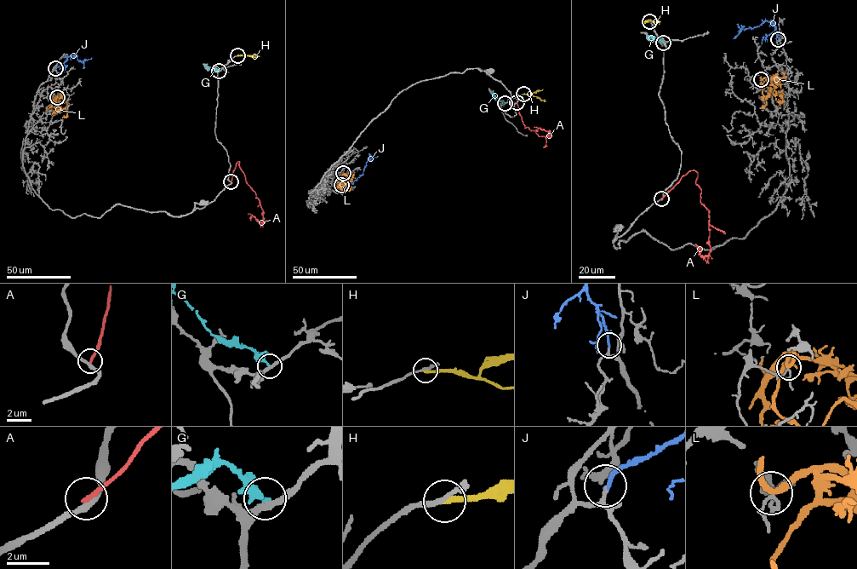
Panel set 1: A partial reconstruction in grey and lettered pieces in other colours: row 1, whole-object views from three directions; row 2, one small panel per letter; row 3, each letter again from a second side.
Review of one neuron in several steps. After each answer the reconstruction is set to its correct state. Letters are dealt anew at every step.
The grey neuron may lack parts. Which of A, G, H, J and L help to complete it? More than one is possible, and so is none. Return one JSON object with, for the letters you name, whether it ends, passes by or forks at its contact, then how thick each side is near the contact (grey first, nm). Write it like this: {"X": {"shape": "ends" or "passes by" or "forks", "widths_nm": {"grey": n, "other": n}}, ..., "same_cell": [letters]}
{"J": {"shape": "ends", "widths_nm": {"grey": 120, "other": 190}}, "same_cell": ["J"]}

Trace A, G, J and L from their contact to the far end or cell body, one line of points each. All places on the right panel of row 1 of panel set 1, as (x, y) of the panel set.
A: (661, 198), (688, 172), (696, 171), (699, 202), (709, 210), (711, 250), (701, 256), (697, 247), (699, 253)
G: (663, 43), (647, 35)
J: (778, 39), (771, 21), (765, 20), (758, 26), (740, 30), (737, 24)
L: (761, 79), (765, 79), (762, 94), (766, 96), (766, 103), (760, 108)

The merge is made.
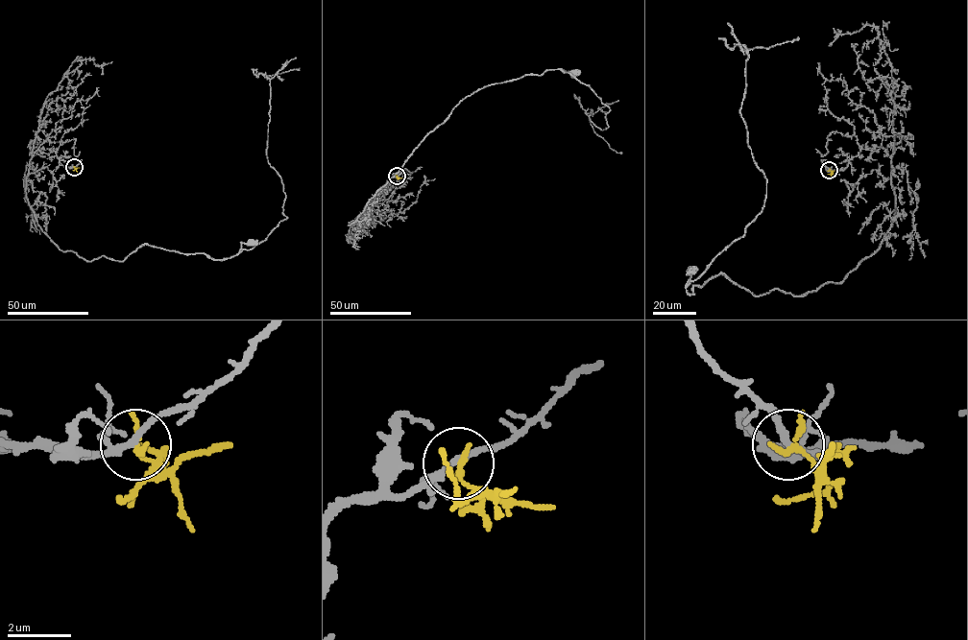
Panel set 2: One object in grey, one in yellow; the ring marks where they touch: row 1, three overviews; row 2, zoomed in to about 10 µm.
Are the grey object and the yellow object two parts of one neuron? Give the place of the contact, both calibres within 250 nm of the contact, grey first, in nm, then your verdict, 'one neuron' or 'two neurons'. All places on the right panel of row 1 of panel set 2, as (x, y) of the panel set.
at (829, 170); 160 nm thick on the grey side, 160 nm on the other; two neurons

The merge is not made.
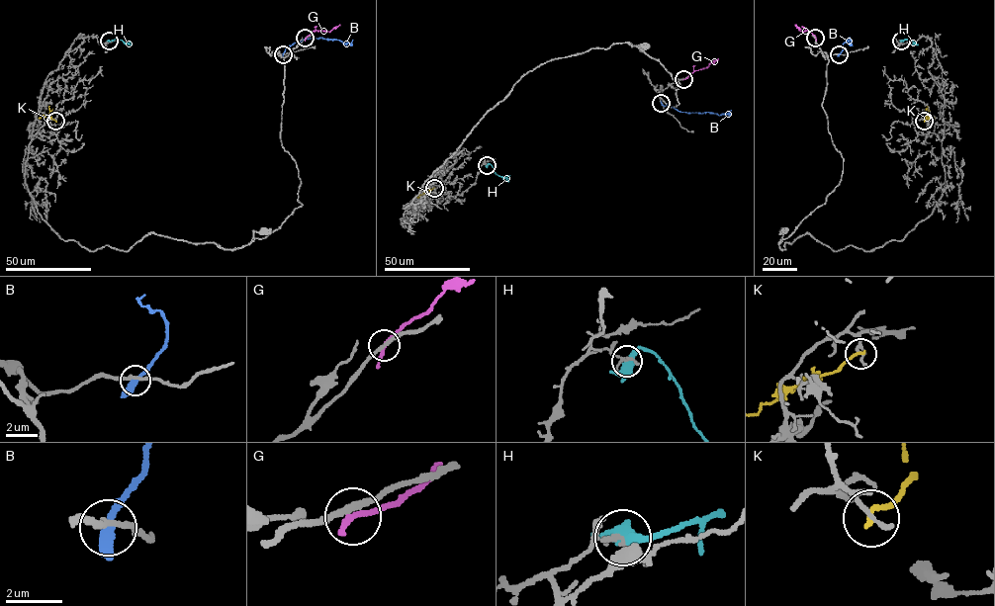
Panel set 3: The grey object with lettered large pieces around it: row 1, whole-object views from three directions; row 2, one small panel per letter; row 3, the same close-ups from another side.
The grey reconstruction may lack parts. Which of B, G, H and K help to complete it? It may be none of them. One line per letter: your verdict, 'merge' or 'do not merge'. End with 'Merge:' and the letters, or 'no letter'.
B: do not merge
G: do not merge
H: do not merge
K: do not merge
Merge: no letter

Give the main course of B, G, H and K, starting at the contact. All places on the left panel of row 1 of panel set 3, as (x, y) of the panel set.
B: (282, 54), (287, 46), (304, 39), (321, 38), (344, 43), (352, 40)
G: (306, 38), (313, 32), (330, 32), (339, 25)
H: (109, 41), (121, 40), (132, 44)
K: (55, 121), (43, 115), (39, 118)

